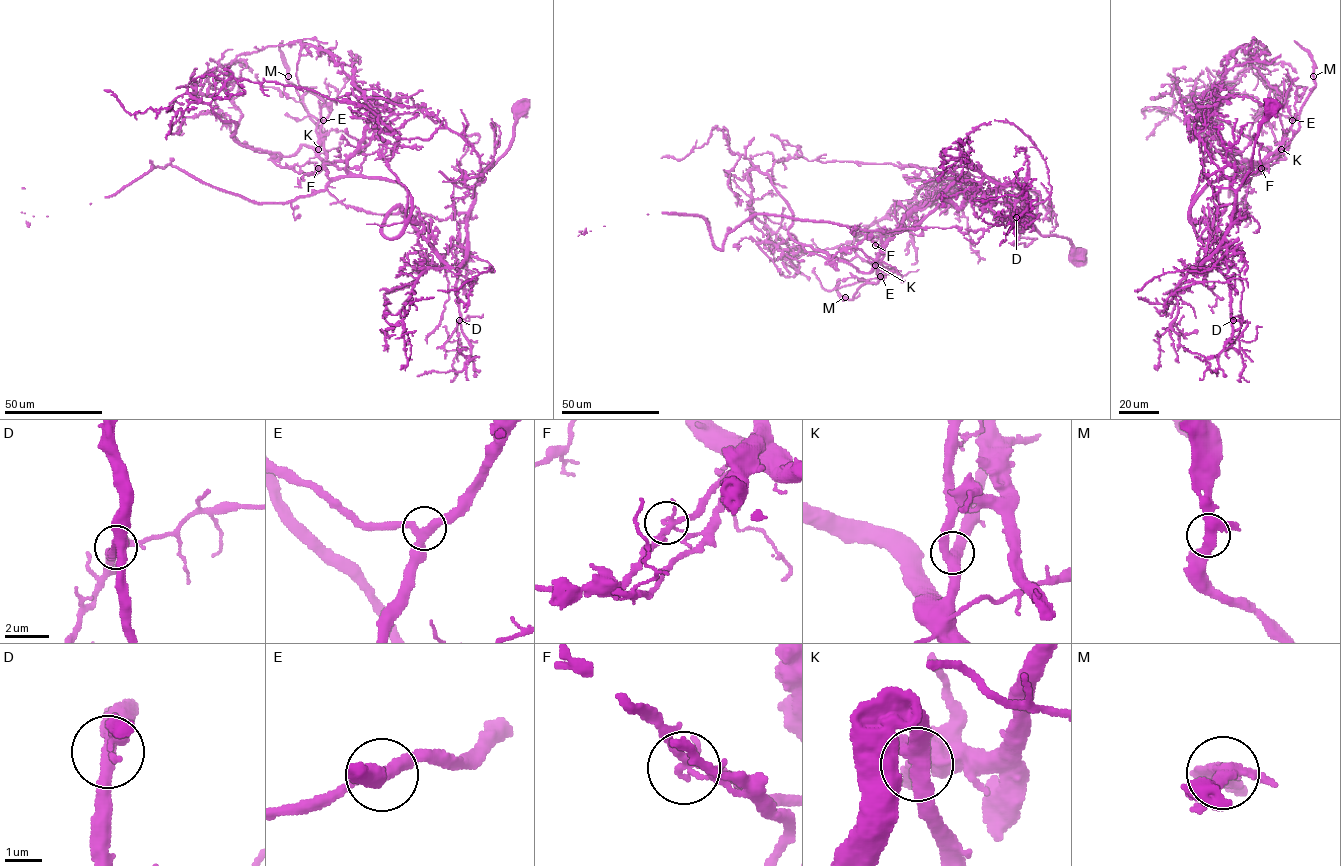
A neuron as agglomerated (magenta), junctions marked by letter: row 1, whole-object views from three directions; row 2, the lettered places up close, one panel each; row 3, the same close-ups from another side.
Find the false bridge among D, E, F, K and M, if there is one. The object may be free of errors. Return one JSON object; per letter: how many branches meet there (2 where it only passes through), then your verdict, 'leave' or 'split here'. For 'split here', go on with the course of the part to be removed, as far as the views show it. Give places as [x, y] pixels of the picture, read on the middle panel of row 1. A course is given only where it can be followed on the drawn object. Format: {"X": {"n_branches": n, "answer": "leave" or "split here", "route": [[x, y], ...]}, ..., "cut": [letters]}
{"D": {"n_branches": 4, "answer": "leave"}, "E": {"n_branches": 3, "answer": "leave"}, "F": {"n_branches": 4, "answer": "split here", "route": [[875, 244], [863, 273], [797, 243], [770, 177], [748, 172], [753, 214], [790, 248], [863, 240]]}, "K": {"n_branches": 3, "answer": "leave"}, "M": {"n_branches": 3, "answer": "leave"}, "cut": ["F"]}

